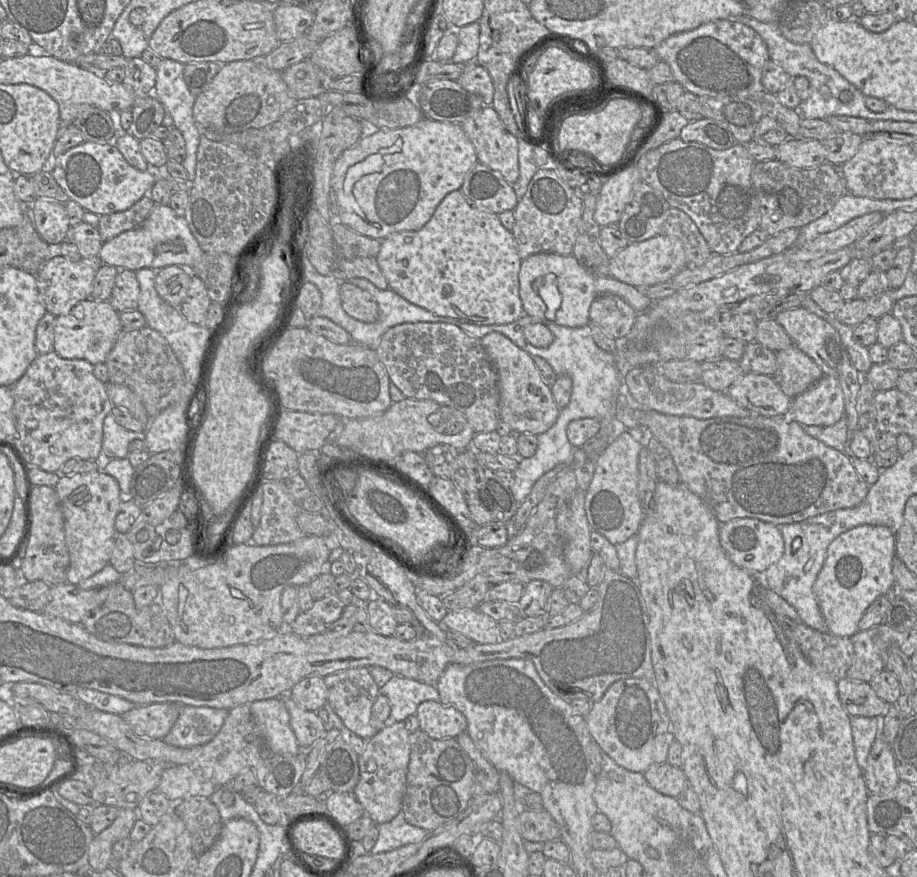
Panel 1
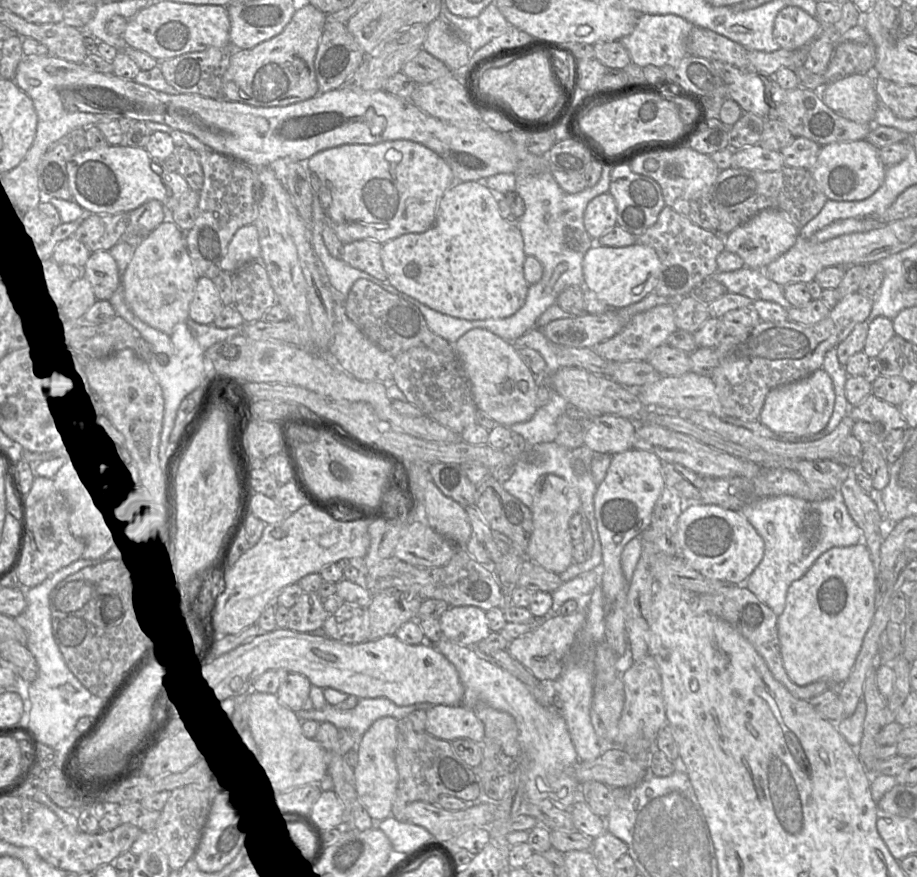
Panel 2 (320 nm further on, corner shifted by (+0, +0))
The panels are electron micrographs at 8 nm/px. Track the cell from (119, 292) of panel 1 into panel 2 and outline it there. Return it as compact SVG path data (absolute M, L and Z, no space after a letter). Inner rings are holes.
M109 251L92 252L84 266L96 300L109 300L119 283L118 265Z

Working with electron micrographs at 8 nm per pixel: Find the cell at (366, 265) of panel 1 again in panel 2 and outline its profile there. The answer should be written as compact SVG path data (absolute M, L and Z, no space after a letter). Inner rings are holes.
M361 239L344 244L342 258L350 266L389 283L381 260L382 245L372 239Z

